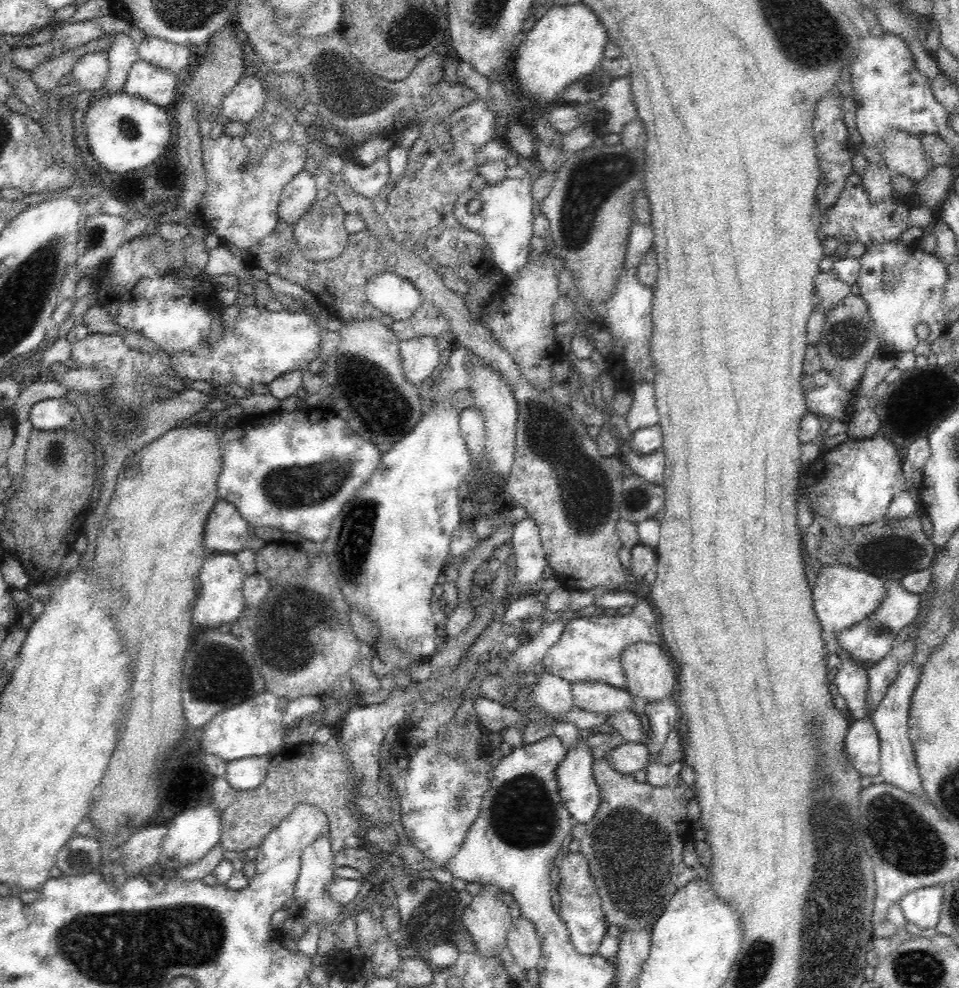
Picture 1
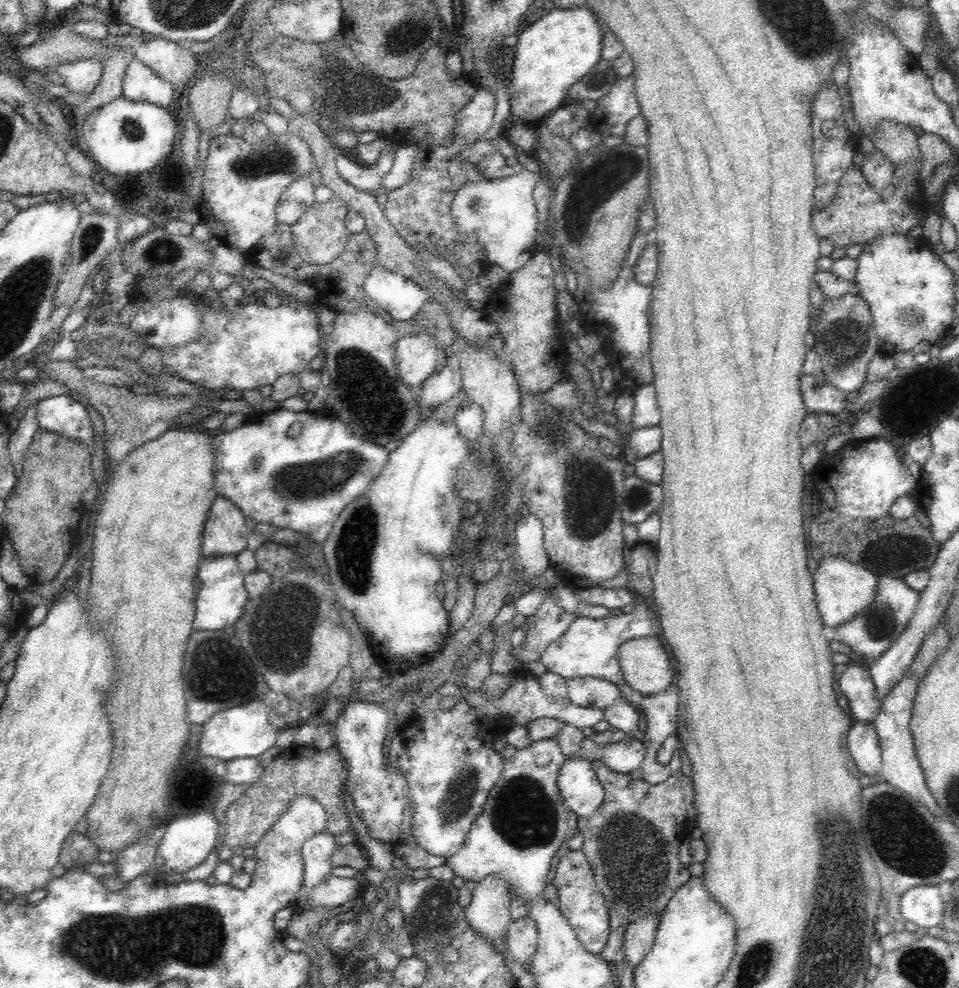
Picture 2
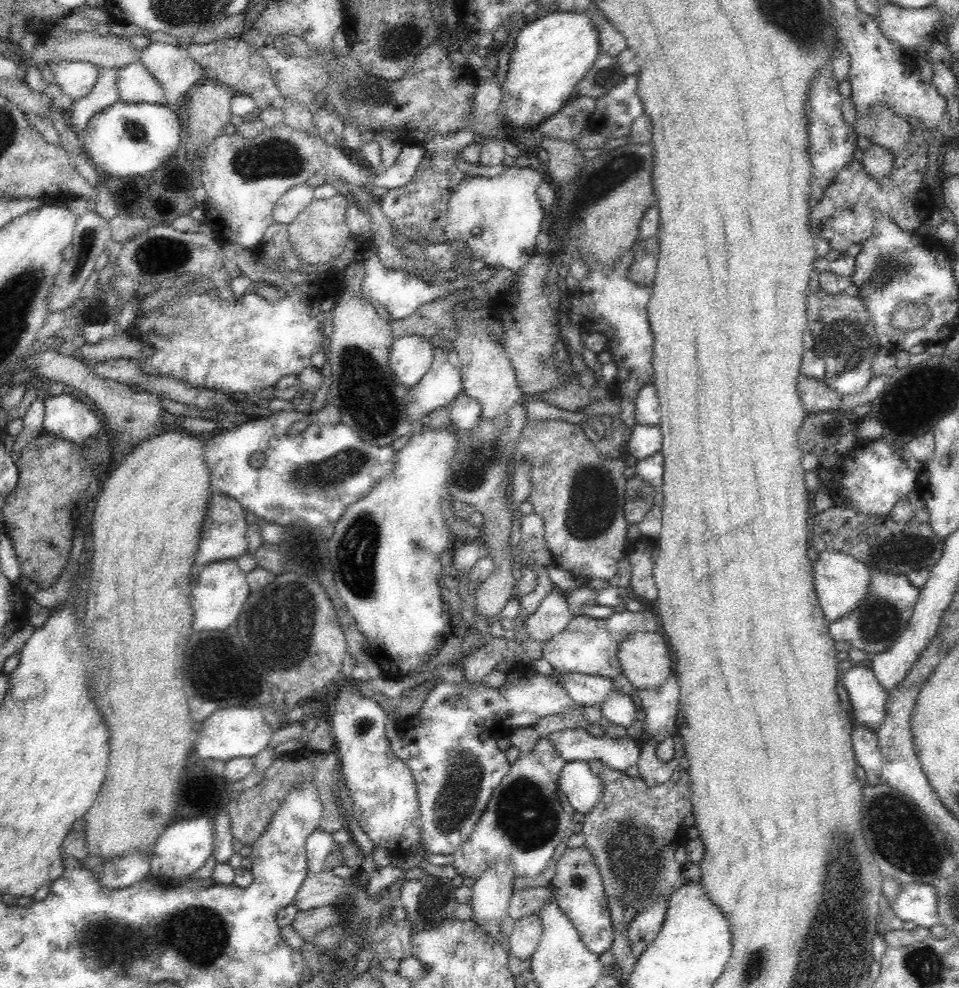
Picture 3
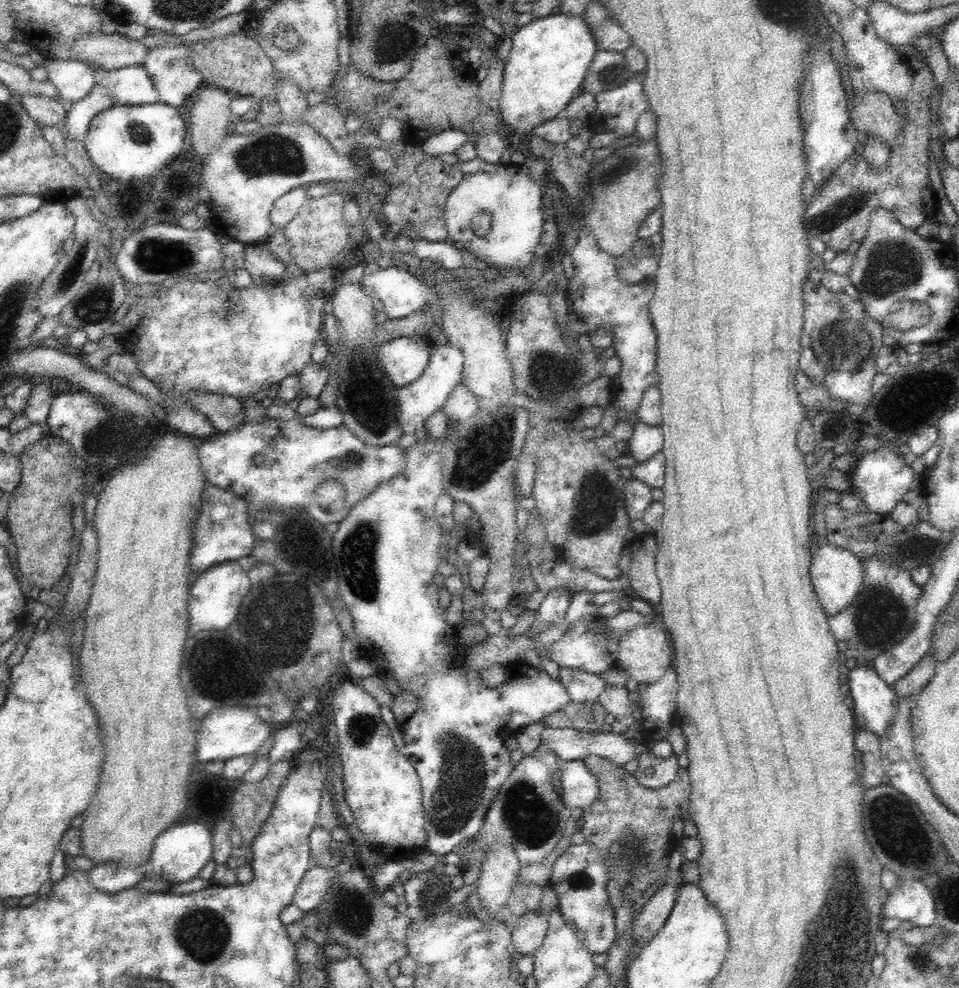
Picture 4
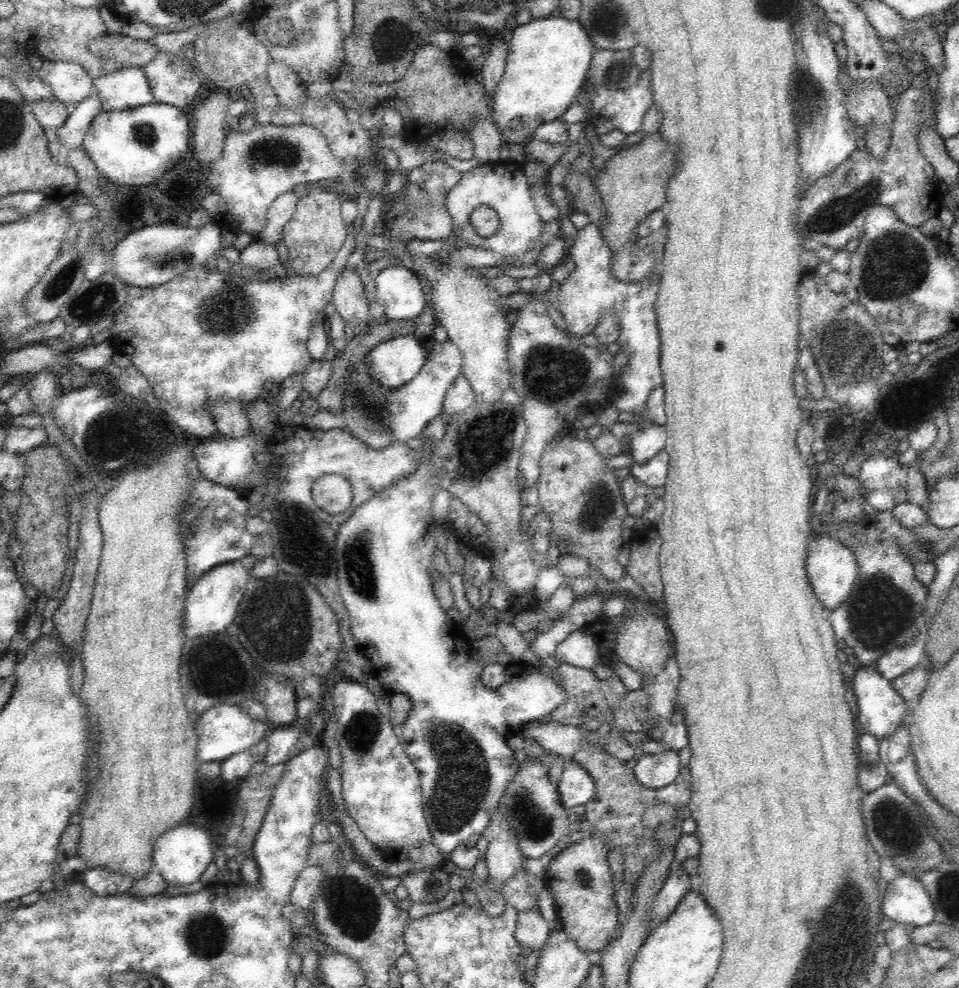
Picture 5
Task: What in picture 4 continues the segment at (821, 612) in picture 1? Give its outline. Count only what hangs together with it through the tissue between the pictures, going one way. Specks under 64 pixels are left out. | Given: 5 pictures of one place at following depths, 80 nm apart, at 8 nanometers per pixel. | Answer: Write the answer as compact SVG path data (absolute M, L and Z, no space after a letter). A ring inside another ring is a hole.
M826 539L812 554L810 580L819 603L824 607L824 612L829 617L834 616L856 598L856 594L862 586L862 580L864 580L864 564L853 552L845 548L838 548Z

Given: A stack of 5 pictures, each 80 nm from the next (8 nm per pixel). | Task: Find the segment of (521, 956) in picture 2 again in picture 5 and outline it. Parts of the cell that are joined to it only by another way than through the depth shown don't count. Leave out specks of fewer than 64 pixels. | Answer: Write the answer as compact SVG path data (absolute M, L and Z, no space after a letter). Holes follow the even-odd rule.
M534 904L518 914L515 939L522 947L543 948L549 939L550 930L552 928L543 918L538 904Z

